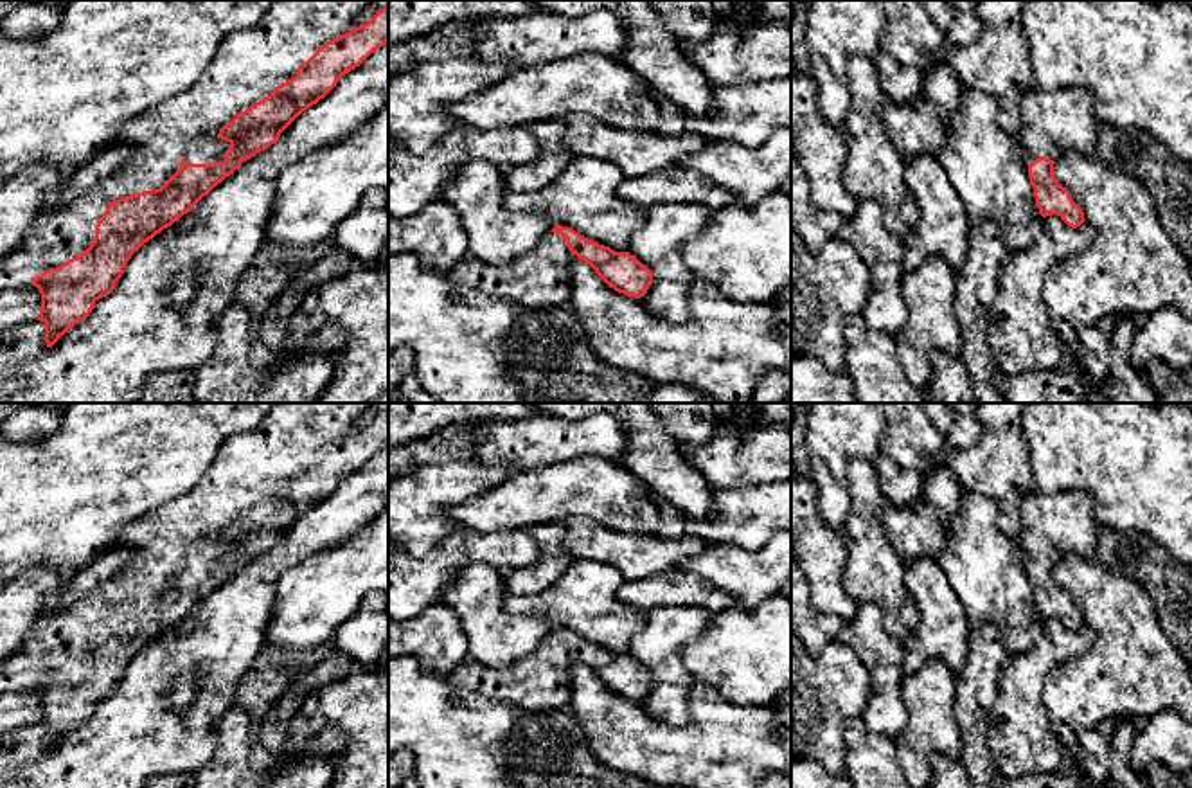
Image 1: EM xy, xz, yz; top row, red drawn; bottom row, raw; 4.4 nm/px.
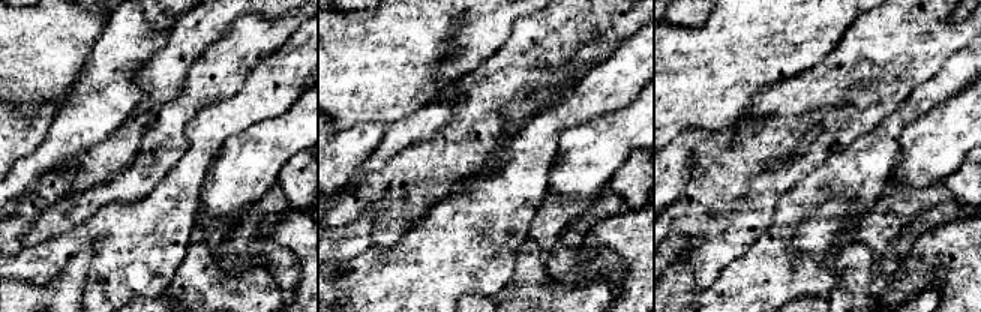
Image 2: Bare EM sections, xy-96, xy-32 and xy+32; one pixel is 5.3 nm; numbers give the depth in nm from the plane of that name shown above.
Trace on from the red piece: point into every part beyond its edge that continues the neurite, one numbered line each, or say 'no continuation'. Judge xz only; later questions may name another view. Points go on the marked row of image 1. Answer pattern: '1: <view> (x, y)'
1: xz (542, 277)

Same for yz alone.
1: yz (1061, 121)

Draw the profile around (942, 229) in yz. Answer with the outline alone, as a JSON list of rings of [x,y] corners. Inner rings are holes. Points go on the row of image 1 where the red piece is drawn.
[[[924,153],[906,157],[904,176],[915,198],[919,219],[904,239],[903,275],[933,255],[946,259],[958,273],[971,254],[971,221],[949,173],[940,157]]]

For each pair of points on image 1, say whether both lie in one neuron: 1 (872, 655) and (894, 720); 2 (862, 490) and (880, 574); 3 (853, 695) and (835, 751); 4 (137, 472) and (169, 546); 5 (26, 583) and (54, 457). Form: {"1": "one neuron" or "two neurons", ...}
{"1": "one neuron", "2": "one neuron", "3": "one neuron", "4": "two neurons", "5": "two neurons"}

